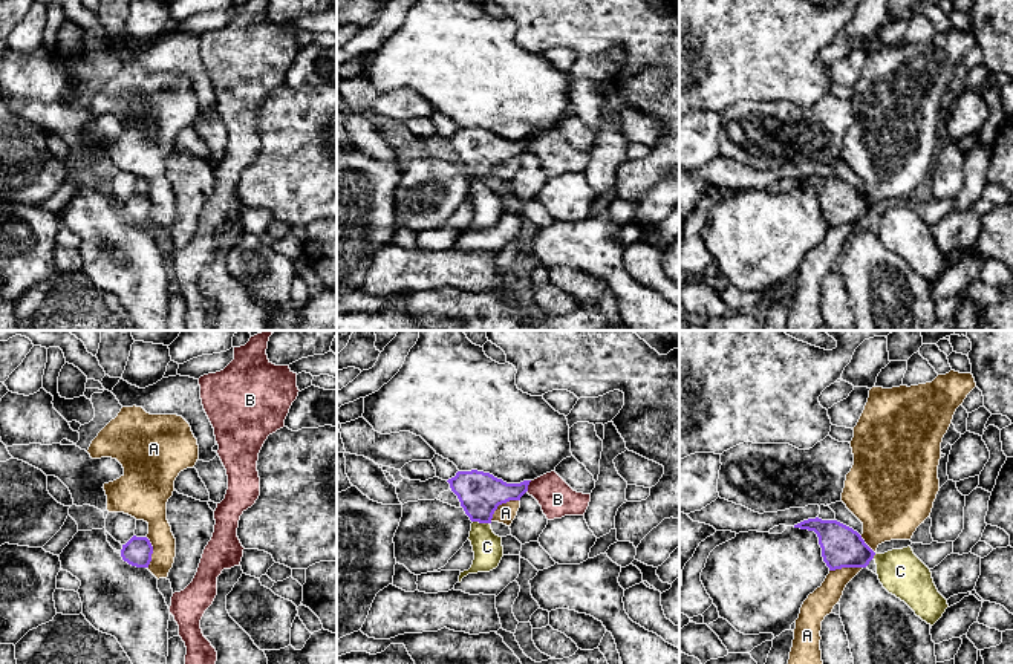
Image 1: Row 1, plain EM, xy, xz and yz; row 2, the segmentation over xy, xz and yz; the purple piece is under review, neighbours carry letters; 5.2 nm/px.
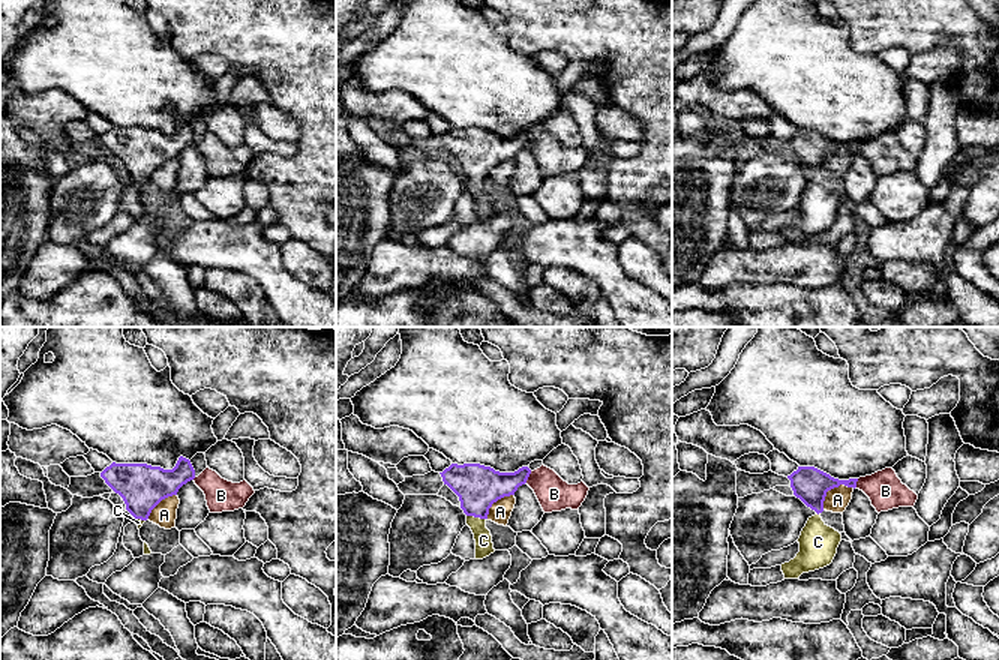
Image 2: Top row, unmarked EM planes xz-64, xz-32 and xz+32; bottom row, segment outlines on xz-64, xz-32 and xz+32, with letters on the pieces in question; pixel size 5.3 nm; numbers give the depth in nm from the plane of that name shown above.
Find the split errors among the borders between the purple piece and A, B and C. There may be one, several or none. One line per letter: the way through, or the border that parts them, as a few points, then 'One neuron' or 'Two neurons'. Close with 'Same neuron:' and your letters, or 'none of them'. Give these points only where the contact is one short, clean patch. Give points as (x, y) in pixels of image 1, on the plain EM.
A: Boundary: xz (519, 156), (502, 159), (490, 178). Two neurons
B: Boundary: xz (531, 138), (525, 149). Two neurons
C: Path across: xz (479, 150), (481, 179), (481, 193), (487, 204). One neuron
Same neuron: C

